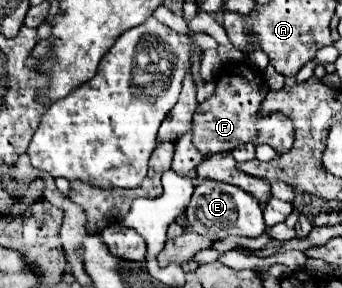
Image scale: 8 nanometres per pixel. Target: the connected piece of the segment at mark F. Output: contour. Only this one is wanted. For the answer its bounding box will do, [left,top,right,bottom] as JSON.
[192,64,294,154]

